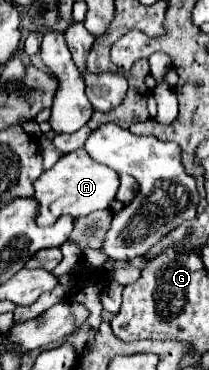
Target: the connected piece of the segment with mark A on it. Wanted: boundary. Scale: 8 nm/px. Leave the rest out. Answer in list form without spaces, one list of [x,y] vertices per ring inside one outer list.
[[[82,148],[70,154],[64,154],[50,170],[42,172],[42,176],[34,184],[34,198],[38,202],[36,222],[42,226],[52,226],[60,216],[88,216],[94,210],[106,210],[110,200],[114,200],[118,190],[118,174],[102,164],[96,164],[88,152]]]

